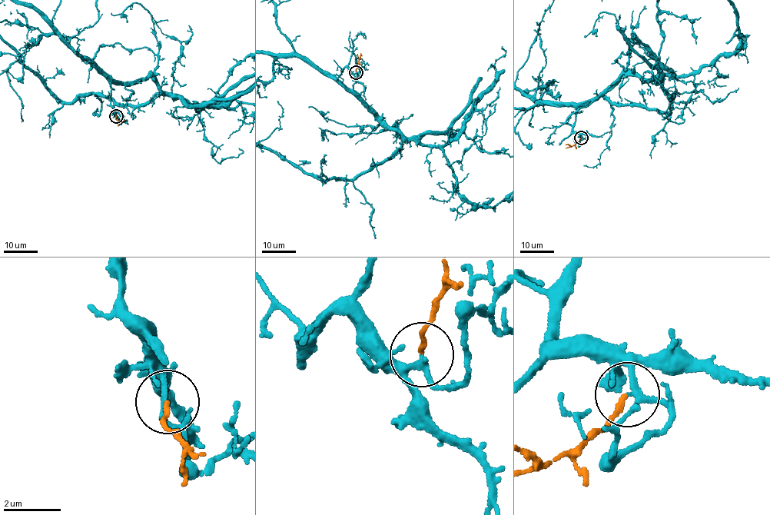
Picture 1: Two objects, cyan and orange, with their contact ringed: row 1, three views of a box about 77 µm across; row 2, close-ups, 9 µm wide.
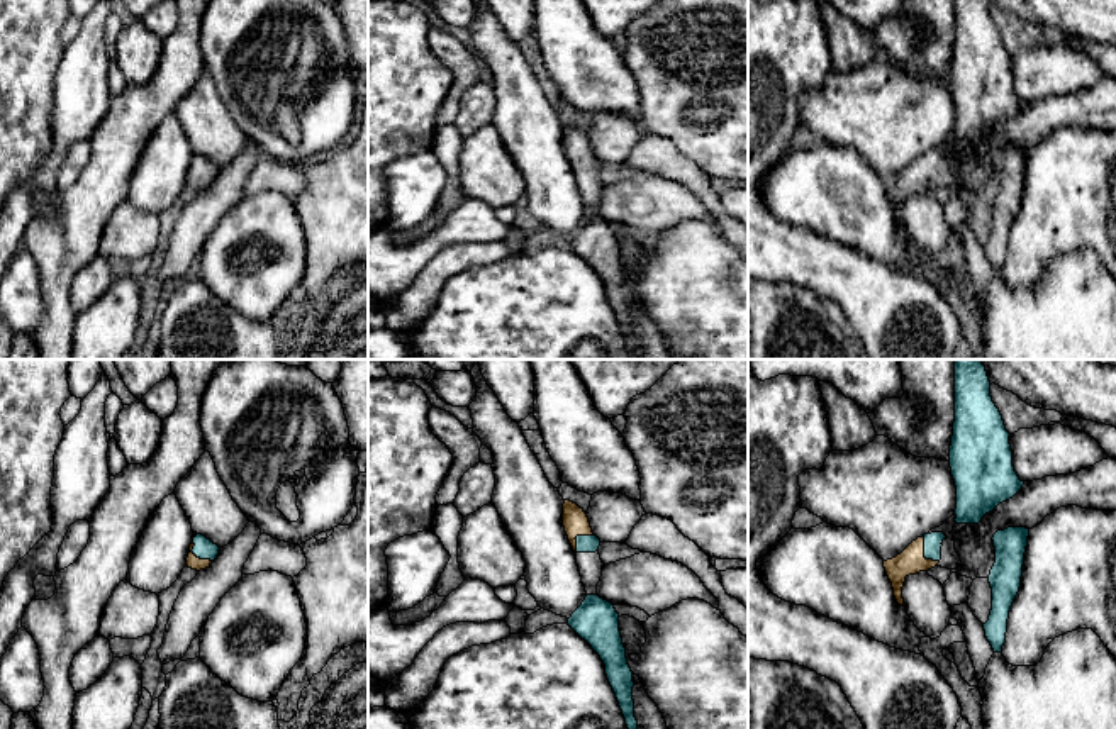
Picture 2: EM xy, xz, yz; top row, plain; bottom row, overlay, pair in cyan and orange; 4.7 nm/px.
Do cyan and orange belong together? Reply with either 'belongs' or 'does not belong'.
belongs

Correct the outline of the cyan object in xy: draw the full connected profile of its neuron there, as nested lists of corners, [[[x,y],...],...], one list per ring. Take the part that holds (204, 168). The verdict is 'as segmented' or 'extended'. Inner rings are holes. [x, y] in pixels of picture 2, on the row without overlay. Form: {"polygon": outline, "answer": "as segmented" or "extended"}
{"polygon": [[[197,154],[190,164],[187,186],[197,192],[209,188],[210,183],[217,178],[219,170],[220,168],[210,159],[202,154]]], "answer": "extended"}

